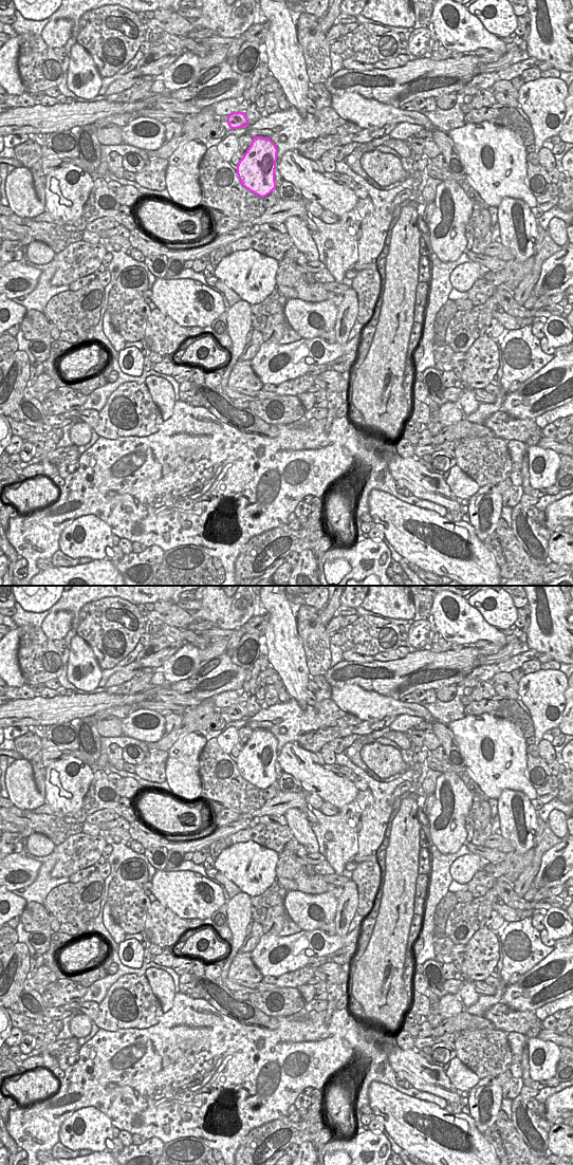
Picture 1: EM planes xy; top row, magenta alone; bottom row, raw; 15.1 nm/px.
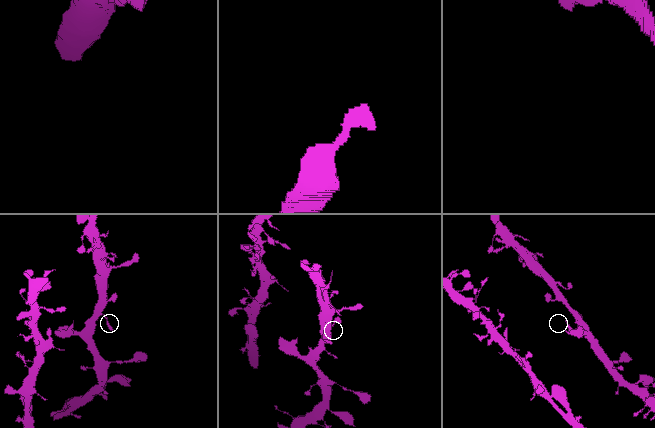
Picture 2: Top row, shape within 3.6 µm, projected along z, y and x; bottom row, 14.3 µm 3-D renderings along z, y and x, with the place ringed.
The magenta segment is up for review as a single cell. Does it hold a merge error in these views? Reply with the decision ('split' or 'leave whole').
leave whole

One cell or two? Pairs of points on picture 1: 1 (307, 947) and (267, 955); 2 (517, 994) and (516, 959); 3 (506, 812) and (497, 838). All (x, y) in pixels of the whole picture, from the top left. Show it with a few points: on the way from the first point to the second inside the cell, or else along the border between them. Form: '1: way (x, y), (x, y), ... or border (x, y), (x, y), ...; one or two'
1: way (297, 947), (289, 947), (285, 944), (276, 947); one
2: border (542, 960), (521, 975); two
3: border (500, 833), (514, 850); two

